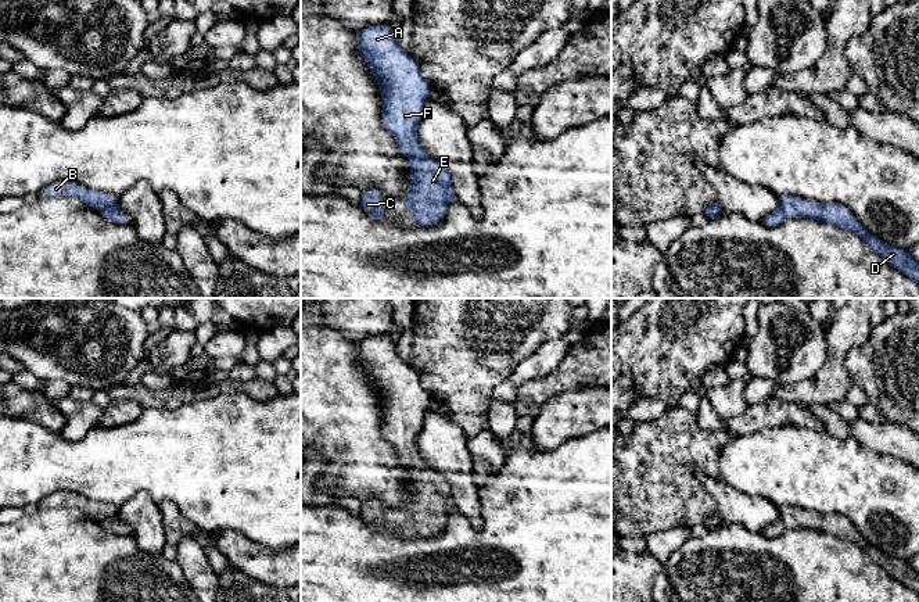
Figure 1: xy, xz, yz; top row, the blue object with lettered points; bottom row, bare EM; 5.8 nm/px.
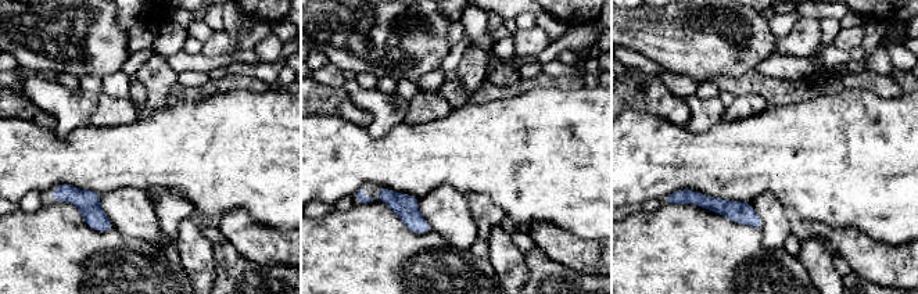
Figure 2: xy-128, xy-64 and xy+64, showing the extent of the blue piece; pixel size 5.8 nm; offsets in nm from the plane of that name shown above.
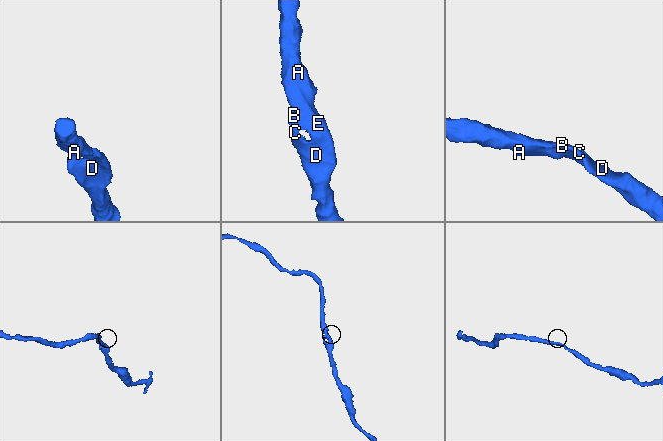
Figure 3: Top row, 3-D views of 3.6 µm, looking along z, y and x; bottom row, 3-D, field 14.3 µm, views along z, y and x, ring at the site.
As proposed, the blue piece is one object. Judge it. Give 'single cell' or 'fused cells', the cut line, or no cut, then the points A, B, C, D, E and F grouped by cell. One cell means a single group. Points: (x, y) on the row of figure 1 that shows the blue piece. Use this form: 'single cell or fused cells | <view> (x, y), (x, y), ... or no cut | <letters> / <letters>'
single cell | no cut | A B C D E F

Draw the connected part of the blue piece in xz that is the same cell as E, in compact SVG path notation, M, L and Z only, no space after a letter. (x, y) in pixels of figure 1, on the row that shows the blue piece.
M366 25L358 35L358 51L376 76L383 101L381 123L409 160L410 184L402 198L416 225L437 225L445 205L457 200L450 173L421 147L417 126L431 86L417 62L405 53L390 25Z

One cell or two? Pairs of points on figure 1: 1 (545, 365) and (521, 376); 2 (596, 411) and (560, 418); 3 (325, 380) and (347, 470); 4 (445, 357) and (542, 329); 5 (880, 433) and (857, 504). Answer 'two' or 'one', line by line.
1: one
2: one
3: one
4: one
5: two

